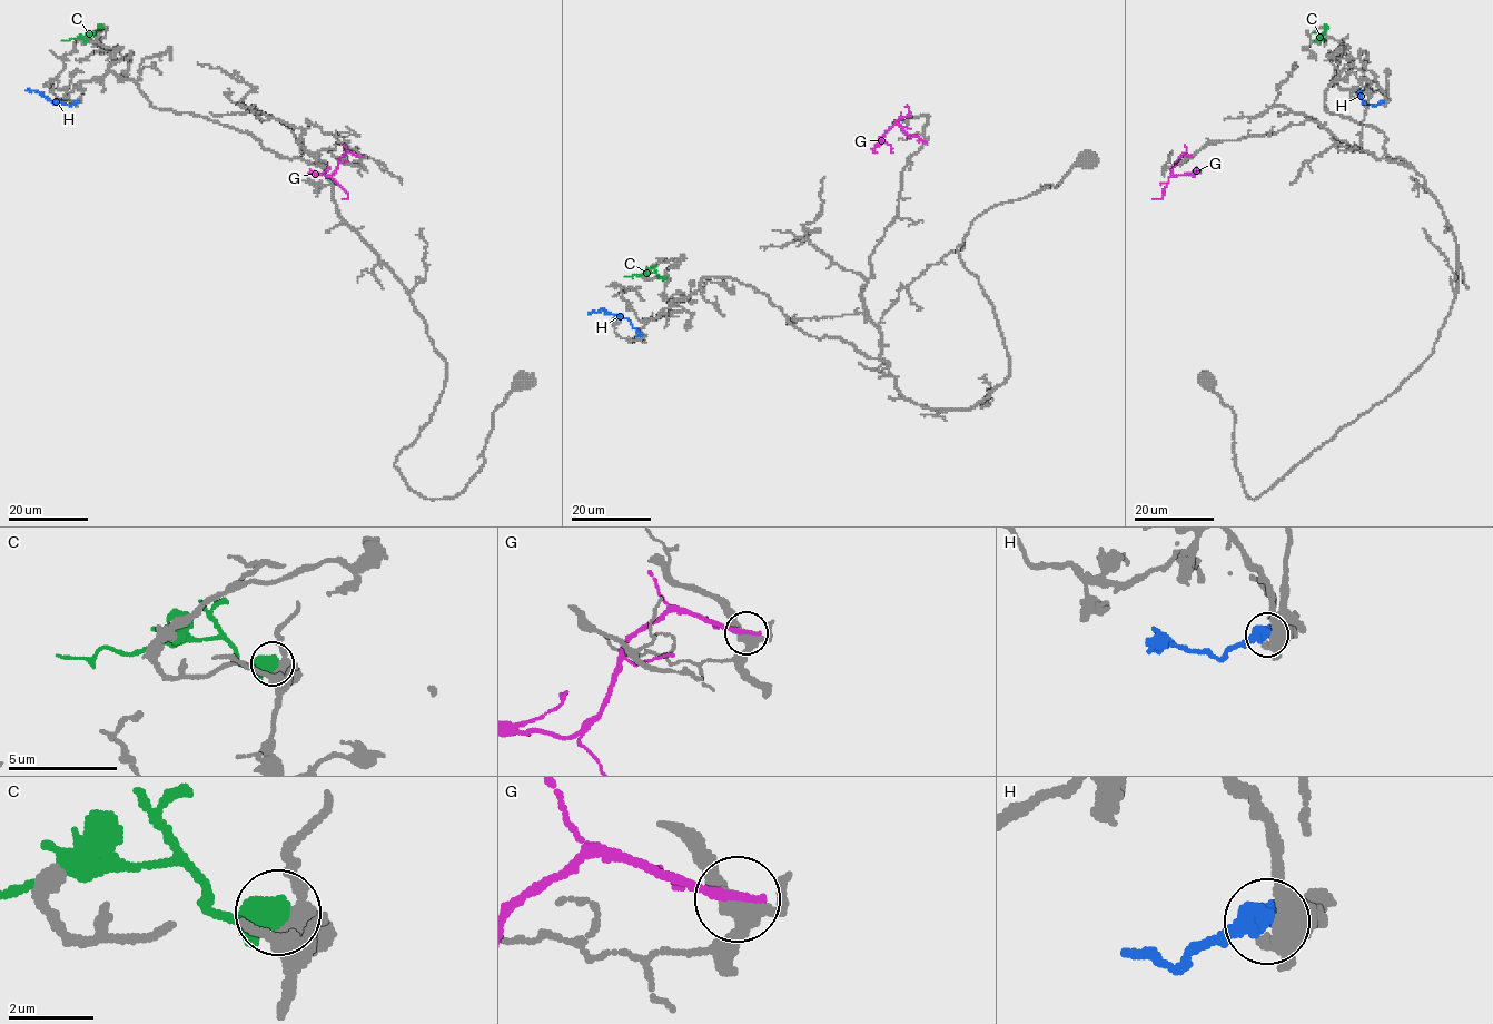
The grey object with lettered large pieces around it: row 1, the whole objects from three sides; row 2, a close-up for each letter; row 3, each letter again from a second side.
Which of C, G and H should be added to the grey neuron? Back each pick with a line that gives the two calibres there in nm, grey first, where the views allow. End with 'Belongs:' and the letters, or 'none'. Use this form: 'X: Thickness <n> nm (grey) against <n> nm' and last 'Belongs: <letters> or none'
H: Thickness 480 nm (grey) against 600 nm
Belongs: H

